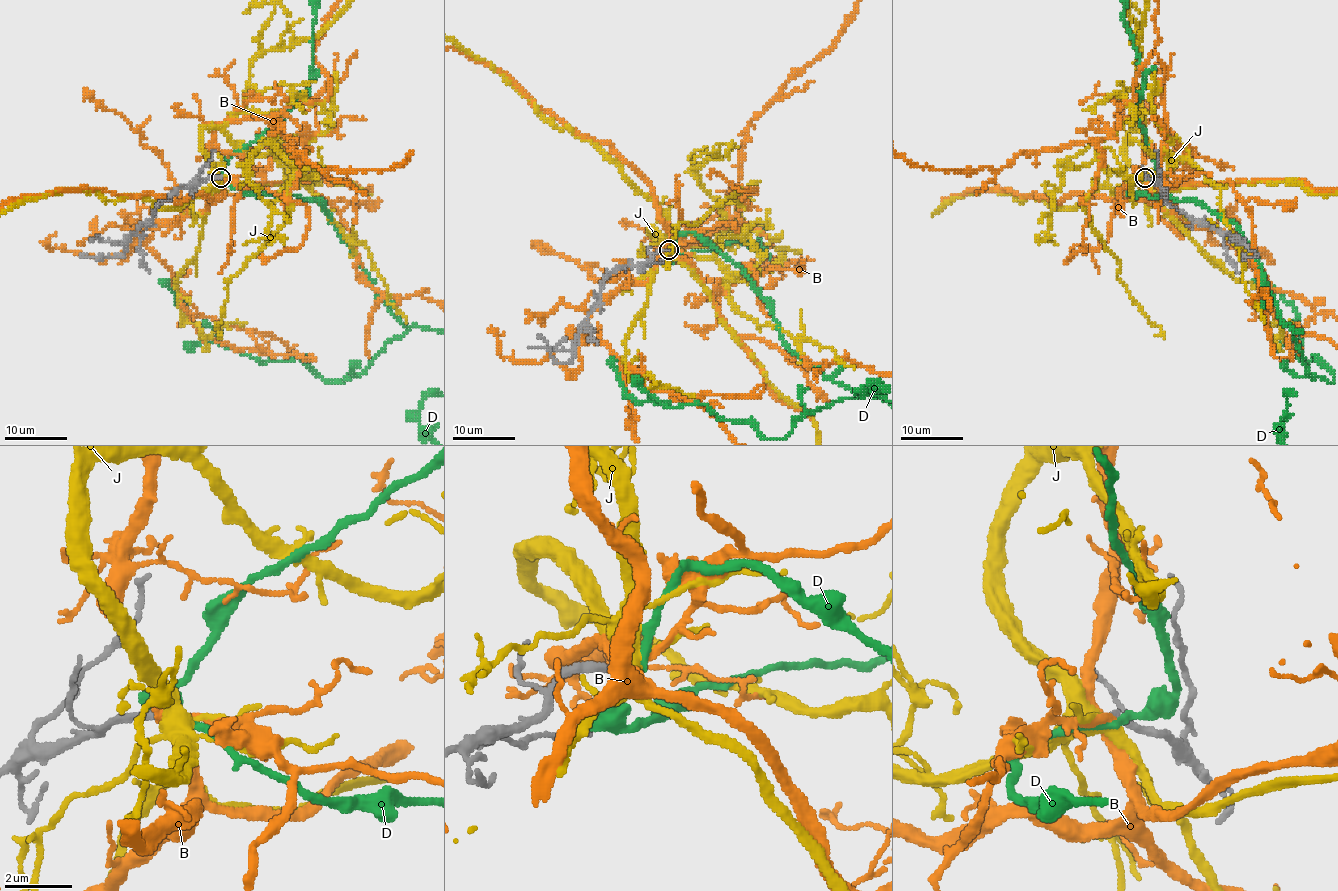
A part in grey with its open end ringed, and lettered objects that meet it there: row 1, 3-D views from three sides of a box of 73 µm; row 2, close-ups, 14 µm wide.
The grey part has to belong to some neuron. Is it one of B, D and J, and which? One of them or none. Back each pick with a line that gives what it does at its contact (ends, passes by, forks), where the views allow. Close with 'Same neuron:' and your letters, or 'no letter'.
J: it forks
Same neuron: J

